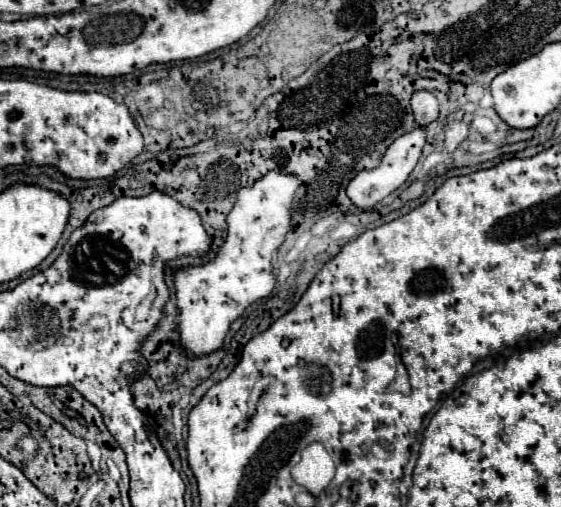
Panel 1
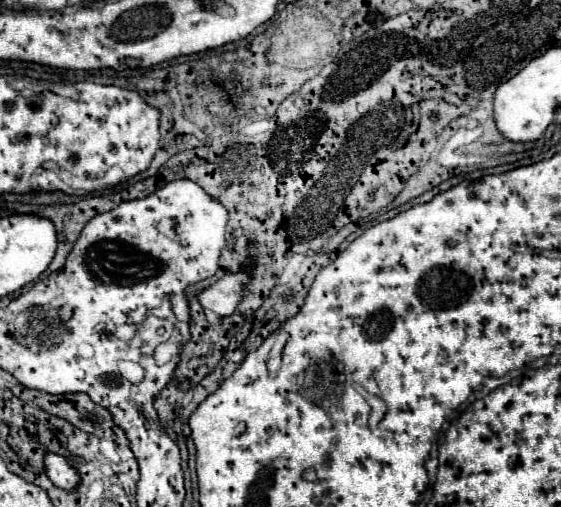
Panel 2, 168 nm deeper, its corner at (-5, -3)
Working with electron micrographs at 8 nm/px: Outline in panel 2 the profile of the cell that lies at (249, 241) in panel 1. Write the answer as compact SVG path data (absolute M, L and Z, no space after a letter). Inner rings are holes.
M227 273L213 287L199 293L199 301L205 309L213 311L217 317L231 315L243 297L243 287L249 283L247 273Z

